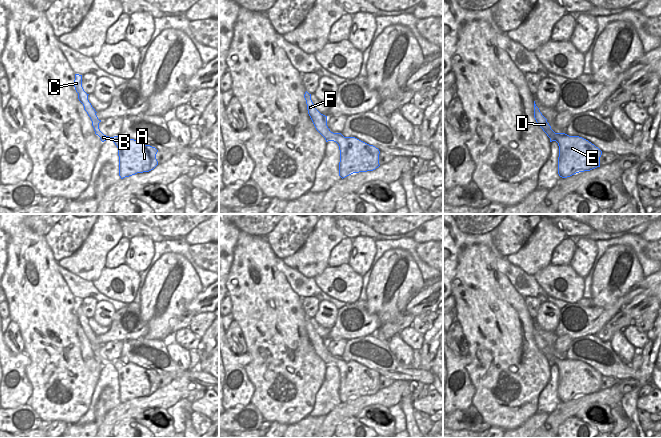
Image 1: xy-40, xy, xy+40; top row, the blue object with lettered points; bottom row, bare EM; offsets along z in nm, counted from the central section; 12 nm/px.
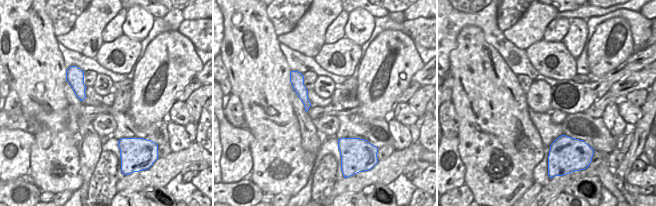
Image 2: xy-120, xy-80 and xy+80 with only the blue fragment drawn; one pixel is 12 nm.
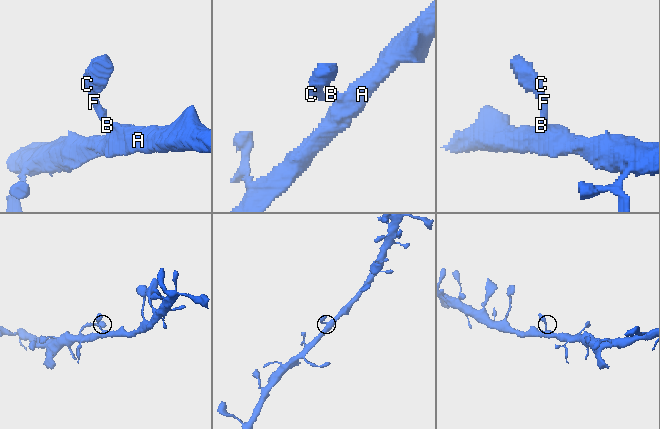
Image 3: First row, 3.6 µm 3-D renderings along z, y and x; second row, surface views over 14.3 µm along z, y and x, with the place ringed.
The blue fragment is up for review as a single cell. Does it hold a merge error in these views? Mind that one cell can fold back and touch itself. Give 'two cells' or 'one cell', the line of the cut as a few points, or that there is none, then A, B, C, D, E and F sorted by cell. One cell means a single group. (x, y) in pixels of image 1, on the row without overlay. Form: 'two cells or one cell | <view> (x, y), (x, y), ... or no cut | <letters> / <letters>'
one cell | no cut | A B C D E F

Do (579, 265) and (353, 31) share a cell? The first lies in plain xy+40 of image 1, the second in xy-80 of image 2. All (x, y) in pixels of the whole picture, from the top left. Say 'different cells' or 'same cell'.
same cell

